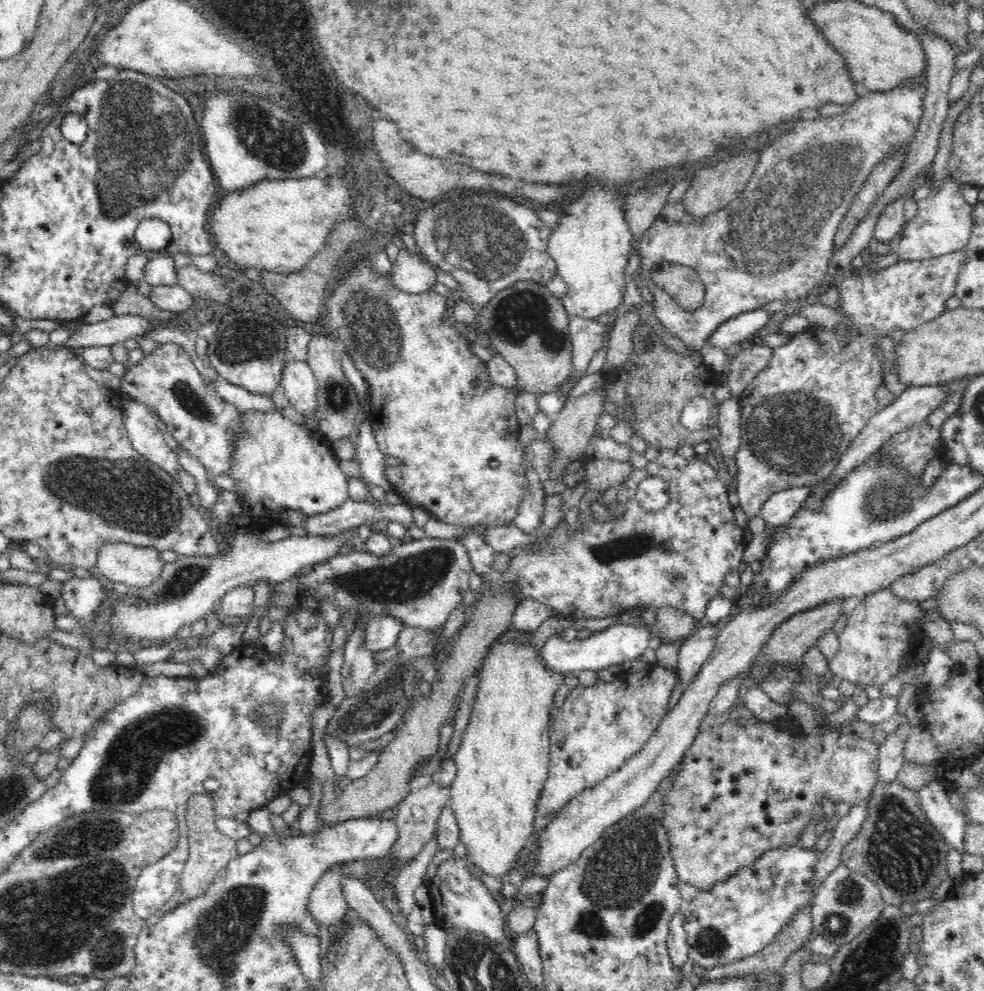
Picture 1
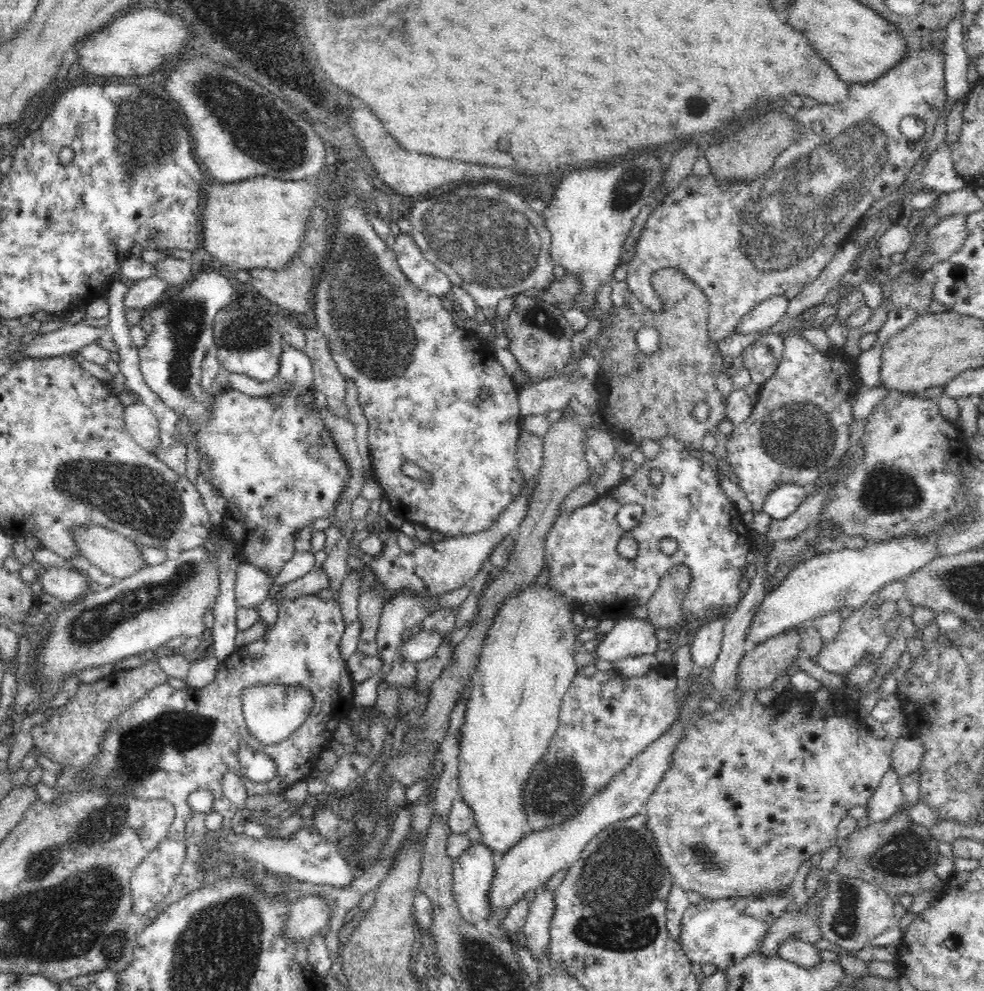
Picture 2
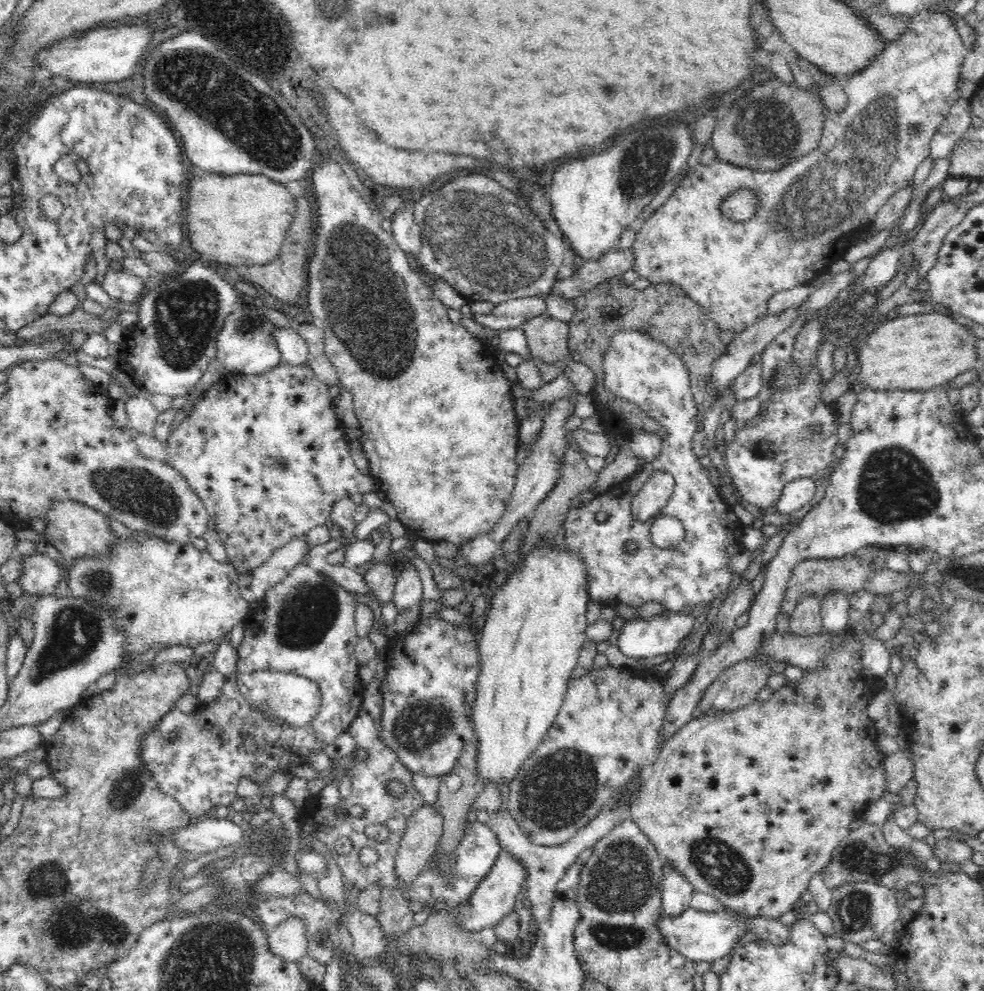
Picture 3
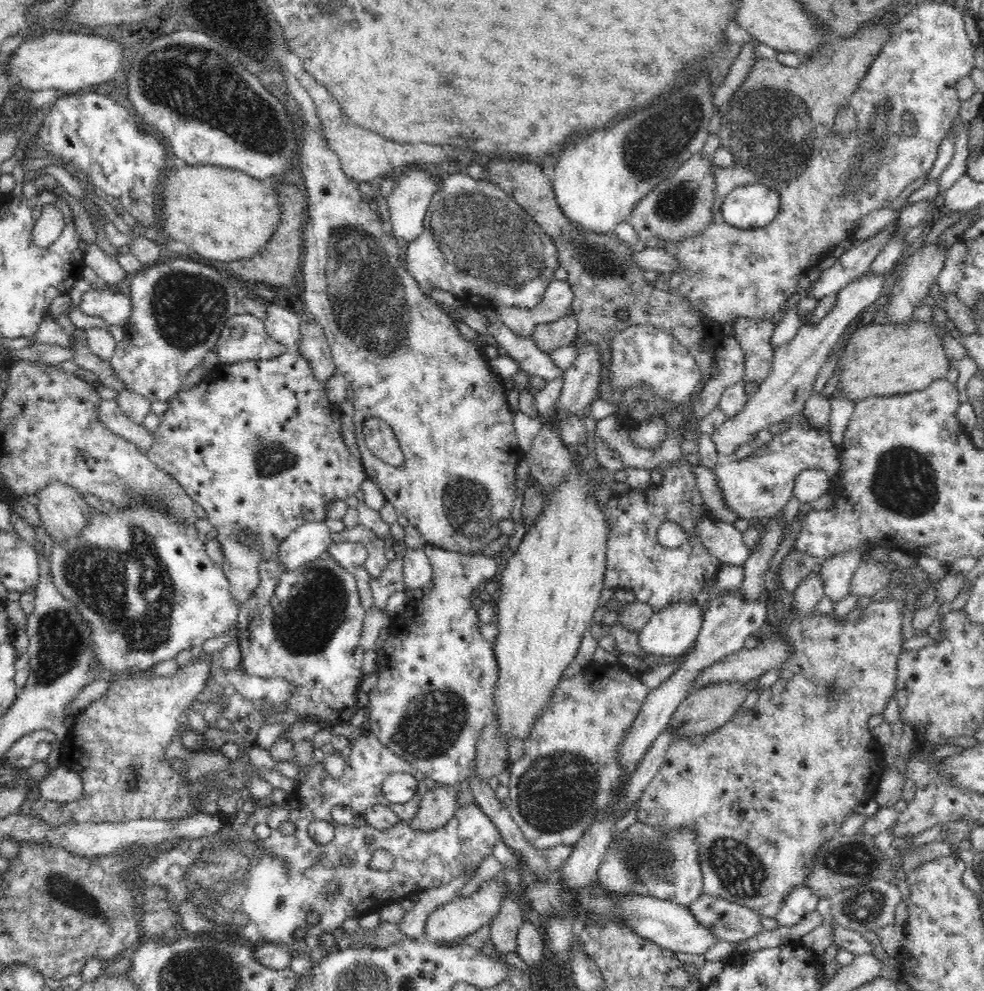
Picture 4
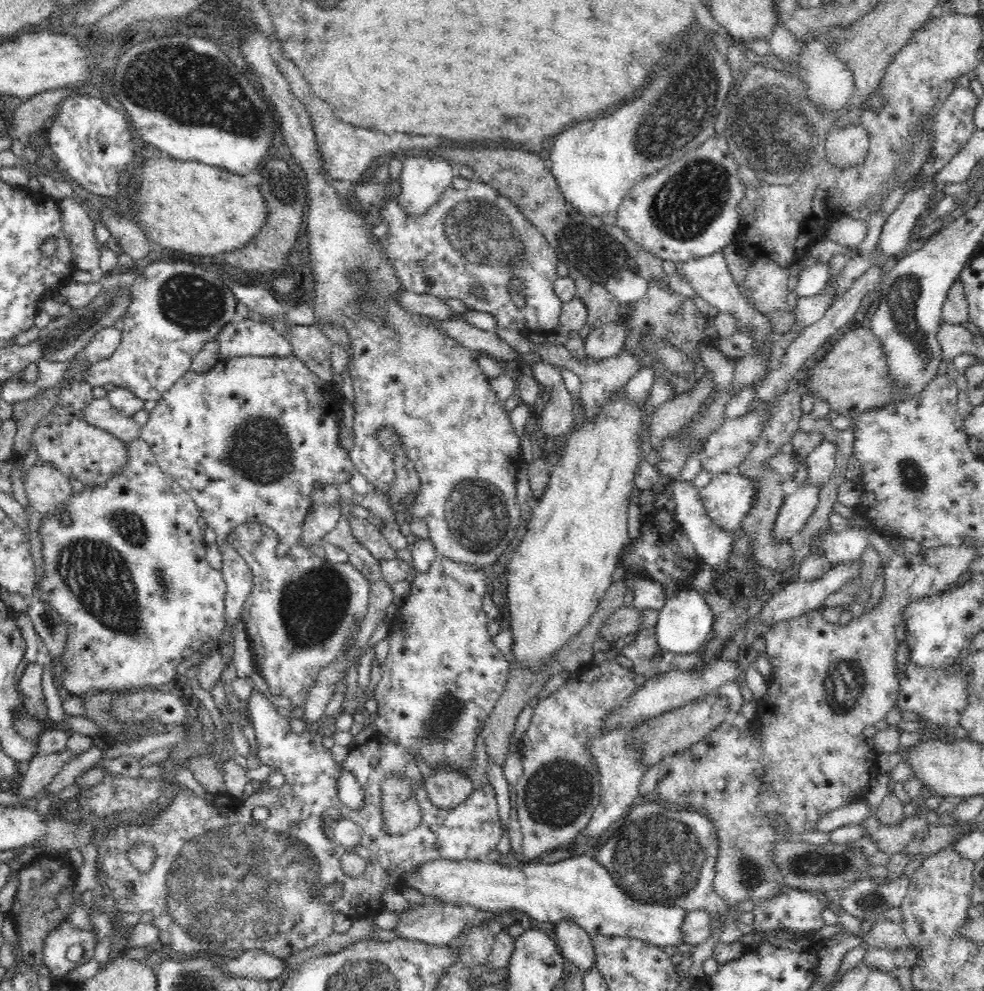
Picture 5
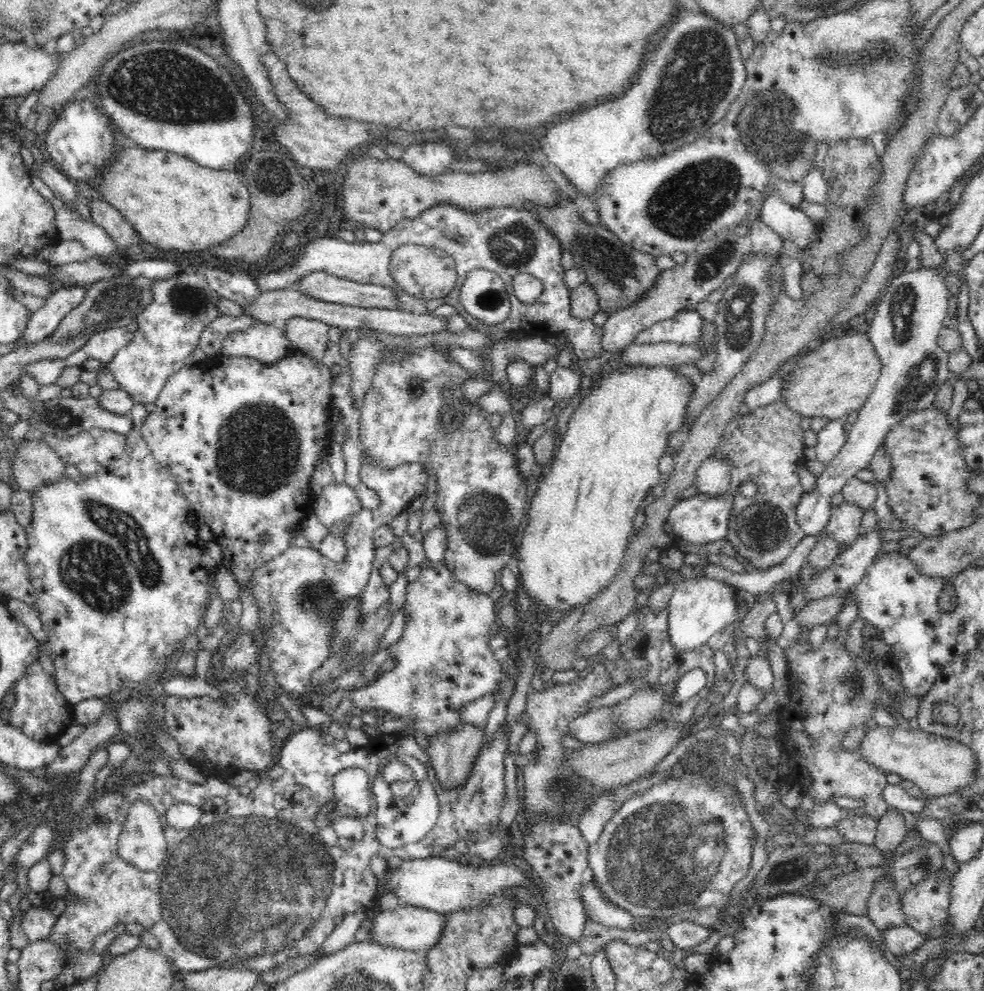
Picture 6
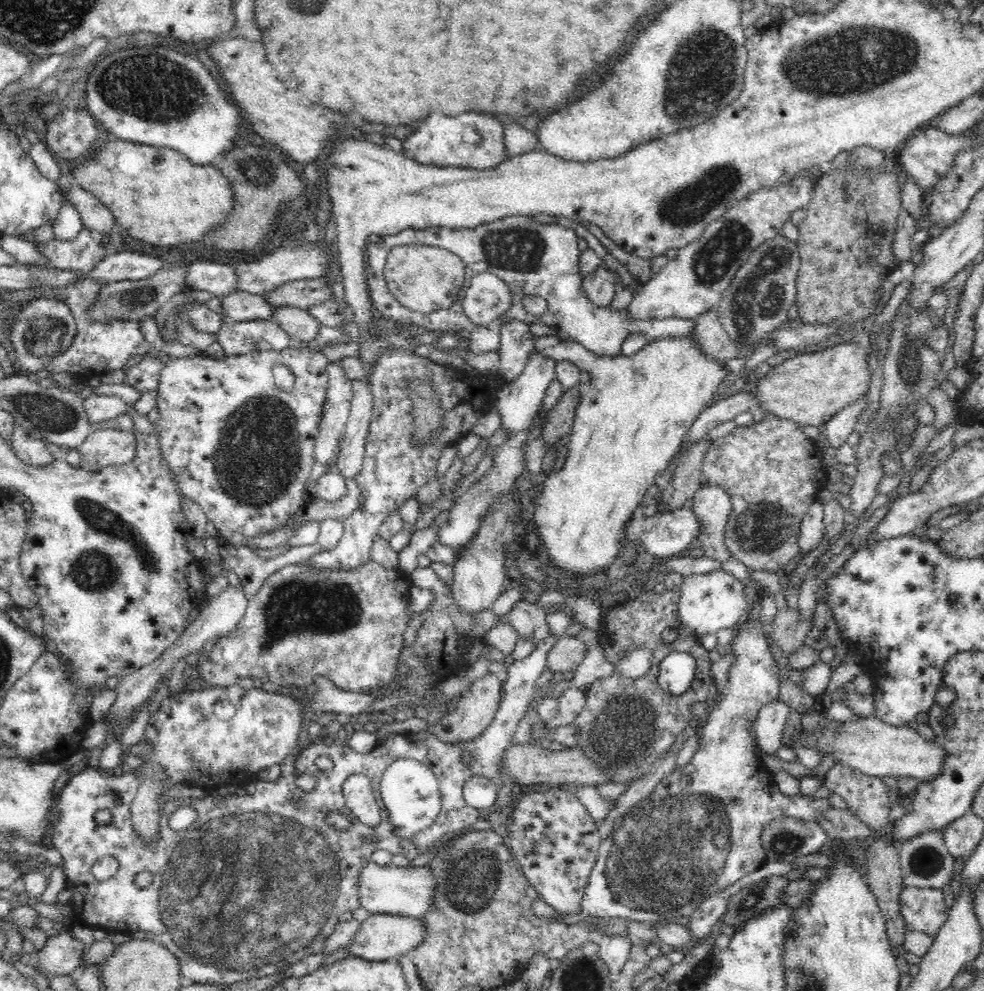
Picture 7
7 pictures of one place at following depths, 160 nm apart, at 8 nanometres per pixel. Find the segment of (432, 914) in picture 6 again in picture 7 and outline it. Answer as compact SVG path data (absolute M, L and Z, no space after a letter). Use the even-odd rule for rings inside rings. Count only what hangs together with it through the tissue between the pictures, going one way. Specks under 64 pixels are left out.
M376 913L361 923L354 940L348 944L348 954L367 961L385 961L401 954L411 954L424 942L424 919L403 917L398 914Z

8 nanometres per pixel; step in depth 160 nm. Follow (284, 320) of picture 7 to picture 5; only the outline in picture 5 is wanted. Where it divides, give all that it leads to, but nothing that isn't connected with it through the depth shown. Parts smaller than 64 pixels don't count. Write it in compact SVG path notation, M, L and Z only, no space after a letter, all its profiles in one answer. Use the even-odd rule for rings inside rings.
M316 324L293 325L285 332L293 353L324 382L332 383L333 369L330 361L333 342Z

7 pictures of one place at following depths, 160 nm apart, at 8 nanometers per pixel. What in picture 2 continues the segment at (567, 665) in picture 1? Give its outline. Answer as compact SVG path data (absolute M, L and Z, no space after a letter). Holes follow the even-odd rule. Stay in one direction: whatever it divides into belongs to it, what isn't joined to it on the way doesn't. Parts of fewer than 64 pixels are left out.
M629 616L618 619L615 625L602 642L590 645L598 660L612 663L628 656L655 654L659 649L660 642L655 636L657 628L648 619Z

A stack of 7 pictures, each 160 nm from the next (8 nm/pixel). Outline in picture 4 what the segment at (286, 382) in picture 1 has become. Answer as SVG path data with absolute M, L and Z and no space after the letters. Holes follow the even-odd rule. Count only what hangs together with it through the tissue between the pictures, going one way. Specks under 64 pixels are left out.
M282 305L267 306L267 318L264 324L268 334L291 351L297 350L300 346L301 321L294 312L288 312Z

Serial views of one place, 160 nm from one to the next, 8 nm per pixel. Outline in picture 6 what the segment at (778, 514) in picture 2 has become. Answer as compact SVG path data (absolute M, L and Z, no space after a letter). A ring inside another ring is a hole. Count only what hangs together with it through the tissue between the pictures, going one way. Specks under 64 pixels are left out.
M843 420L829 421L822 430L817 432L815 452L818 462L824 465L830 464L845 445L847 432Z

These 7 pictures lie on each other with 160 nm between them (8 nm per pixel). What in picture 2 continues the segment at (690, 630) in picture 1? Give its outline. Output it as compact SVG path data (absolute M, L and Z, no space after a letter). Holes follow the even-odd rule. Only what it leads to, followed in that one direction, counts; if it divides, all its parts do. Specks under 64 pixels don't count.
M685 565L674 566L662 578L647 602L648 620L658 629L674 630L682 618L682 604L690 588L691 573Z

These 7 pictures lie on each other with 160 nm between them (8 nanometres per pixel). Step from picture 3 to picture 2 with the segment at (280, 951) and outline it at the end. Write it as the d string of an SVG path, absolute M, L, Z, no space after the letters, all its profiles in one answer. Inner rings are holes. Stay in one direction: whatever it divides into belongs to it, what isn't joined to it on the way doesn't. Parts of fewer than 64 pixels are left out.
M306 895L290 904L286 914L286 937L292 941L310 941L328 928L332 907L322 895Z

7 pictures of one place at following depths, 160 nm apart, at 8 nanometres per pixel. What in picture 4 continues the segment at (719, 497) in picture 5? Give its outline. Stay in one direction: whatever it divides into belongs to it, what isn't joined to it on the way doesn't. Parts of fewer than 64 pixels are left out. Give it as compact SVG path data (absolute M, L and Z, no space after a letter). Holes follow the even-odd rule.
M803 411L794 413L782 421L784 428L778 434L772 435L772 440L760 447L755 447L755 452L745 459L724 460L713 468L717 476L718 485L723 493L726 505L737 514L740 519L750 521L753 519L766 522L769 518L776 518L783 508L793 497L793 486L796 477L806 468L819 468L825 470L832 479L840 472L840 461L837 455L837 446L832 442L829 435L829 428L816 428L804 417Z

